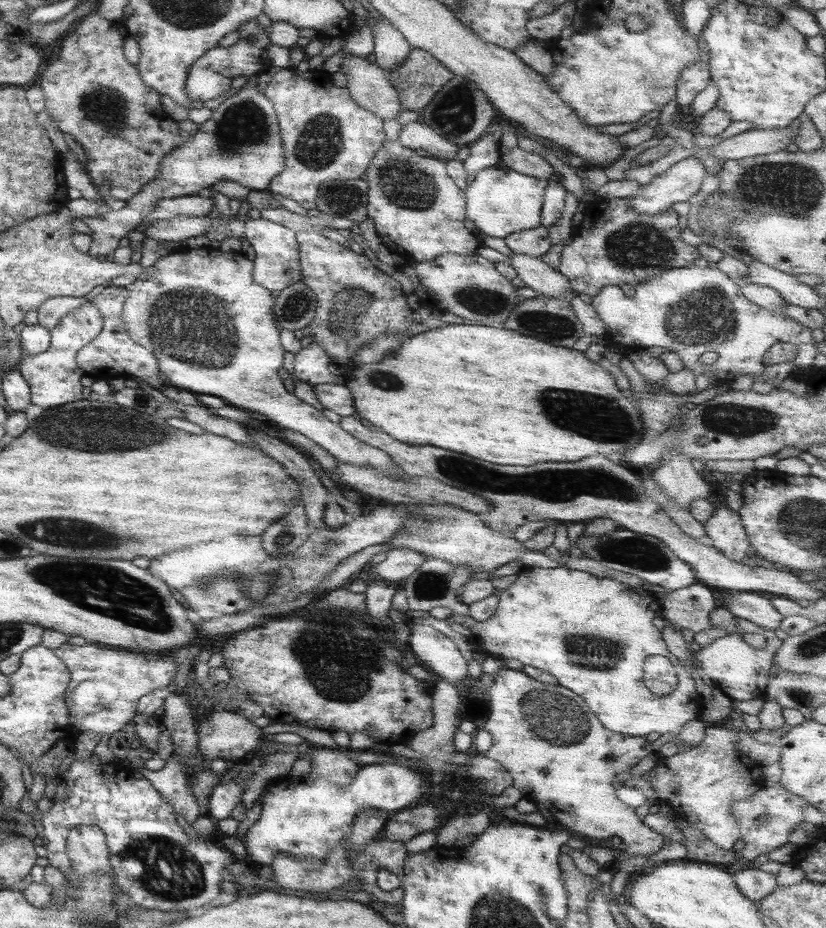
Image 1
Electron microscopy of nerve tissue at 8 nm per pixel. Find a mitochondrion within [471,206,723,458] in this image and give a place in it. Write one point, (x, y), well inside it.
(596, 416)

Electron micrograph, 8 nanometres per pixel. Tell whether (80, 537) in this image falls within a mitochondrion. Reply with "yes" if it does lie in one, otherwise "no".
yes

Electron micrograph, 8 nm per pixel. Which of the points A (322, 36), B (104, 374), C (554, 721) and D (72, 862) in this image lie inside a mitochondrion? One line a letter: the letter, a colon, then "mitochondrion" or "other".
A: other
B: other
C: mitochondrion
D: other

